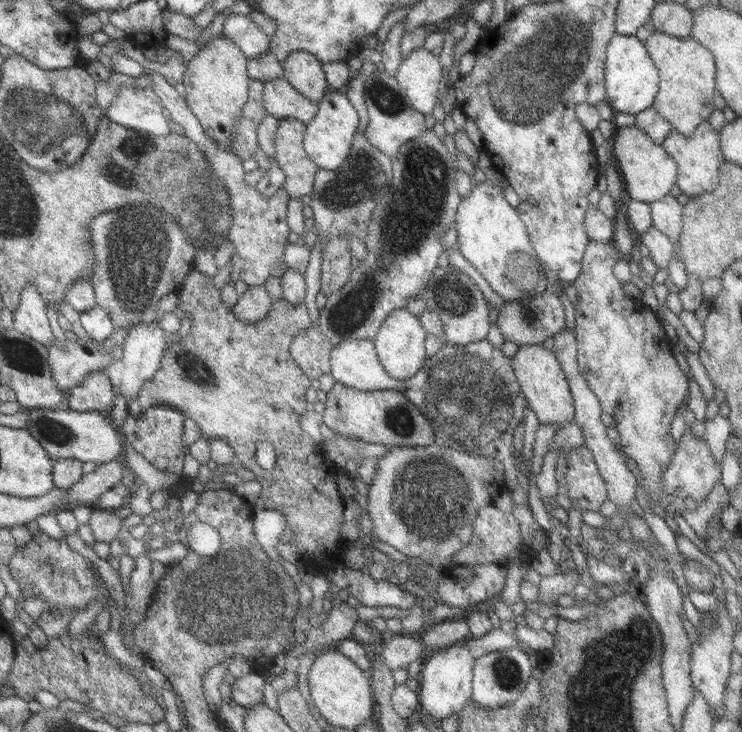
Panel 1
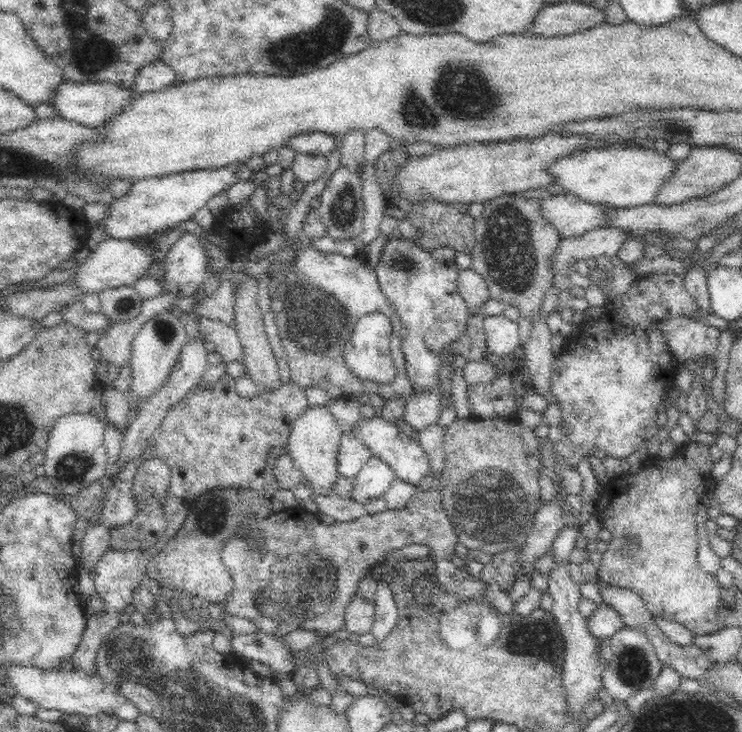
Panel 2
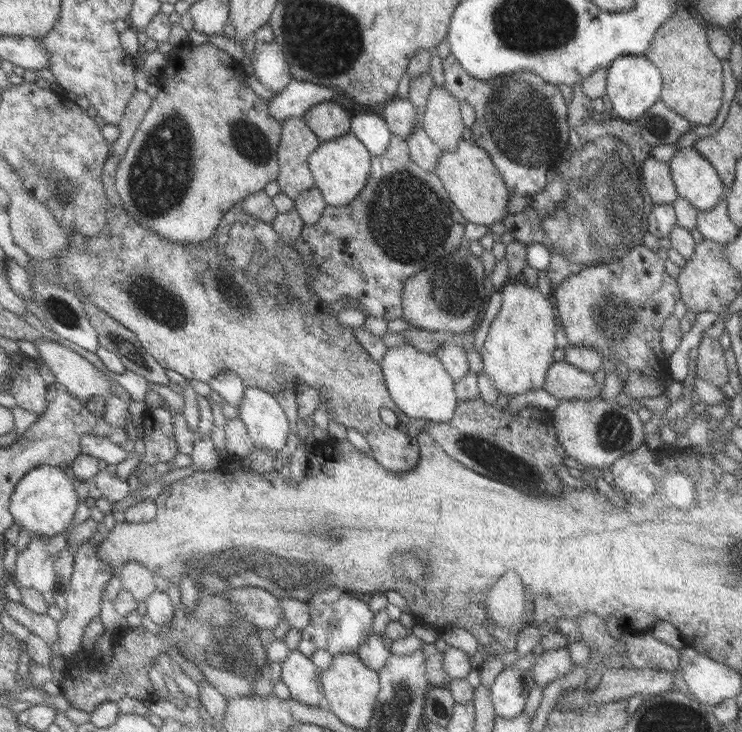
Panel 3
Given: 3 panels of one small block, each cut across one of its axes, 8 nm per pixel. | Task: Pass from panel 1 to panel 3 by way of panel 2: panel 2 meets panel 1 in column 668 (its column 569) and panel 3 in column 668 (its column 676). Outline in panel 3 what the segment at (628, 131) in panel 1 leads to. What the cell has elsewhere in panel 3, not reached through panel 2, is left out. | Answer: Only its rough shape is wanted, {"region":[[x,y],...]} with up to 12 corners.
{"region":[[692,147],[667,162],[676,196],[698,212],[726,190]]}

